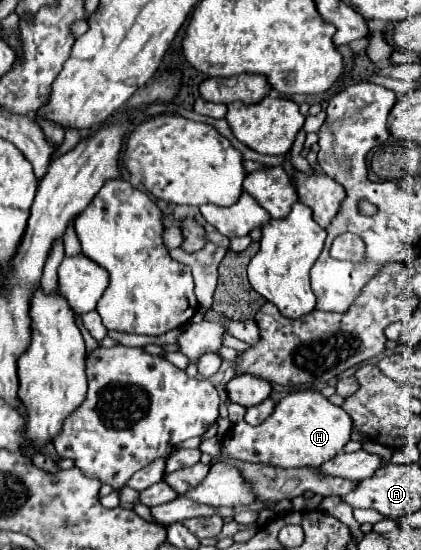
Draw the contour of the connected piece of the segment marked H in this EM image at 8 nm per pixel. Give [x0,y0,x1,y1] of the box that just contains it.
[224,391,352,469]

